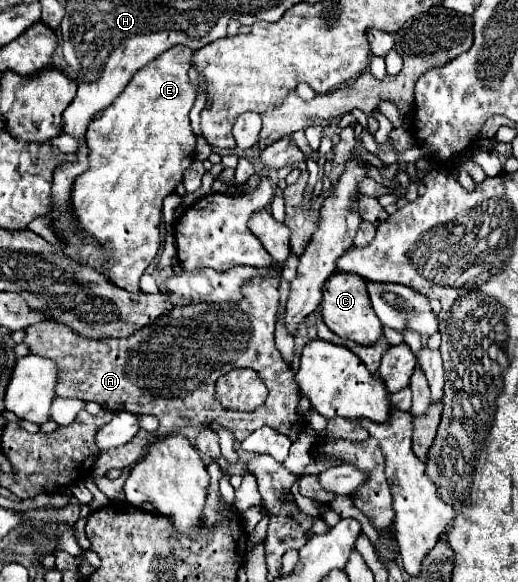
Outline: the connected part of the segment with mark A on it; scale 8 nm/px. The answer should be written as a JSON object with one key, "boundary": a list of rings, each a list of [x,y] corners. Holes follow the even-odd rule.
{"boundary":[[[280,275],[264,278],[252,278],[242,289],[244,299],[238,303],[198,303],[188,307],[174,307],[160,315],[152,325],[138,329],[134,335],[126,339],[86,339],[76,335],[70,327],[54,321],[42,321],[26,329],[26,343],[30,351],[40,357],[48,357],[56,361],[60,369],[60,381],[56,387],[58,397],[74,397],[82,401],[94,401],[110,411],[132,411],[132,413],[148,413],[158,417],[160,427],[152,435],[152,443],[158,437],[170,435],[170,431],[180,431],[190,425],[222,425],[234,433],[238,441],[244,441],[258,427],[272,427],[284,435],[288,435],[288,425],[298,420],[296,407],[299,402],[299,388],[294,381],[294,373],[280,357],[274,345],[274,325],[278,315],[278,287]],[[244,367],[254,369],[260,379],[268,387],[268,401],[250,413],[236,413],[232,409],[220,407],[216,401],[216,379],[230,369]]]}

